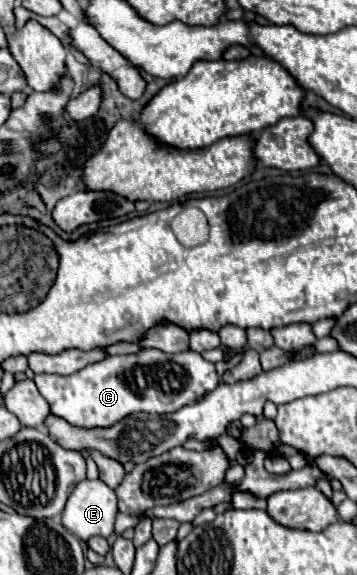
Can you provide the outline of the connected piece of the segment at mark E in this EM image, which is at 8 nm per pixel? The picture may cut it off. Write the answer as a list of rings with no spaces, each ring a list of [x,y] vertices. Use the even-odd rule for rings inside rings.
[[[100,479],[80,481],[62,511],[62,523],[76,537],[88,541],[92,535],[114,533],[116,493]]]

